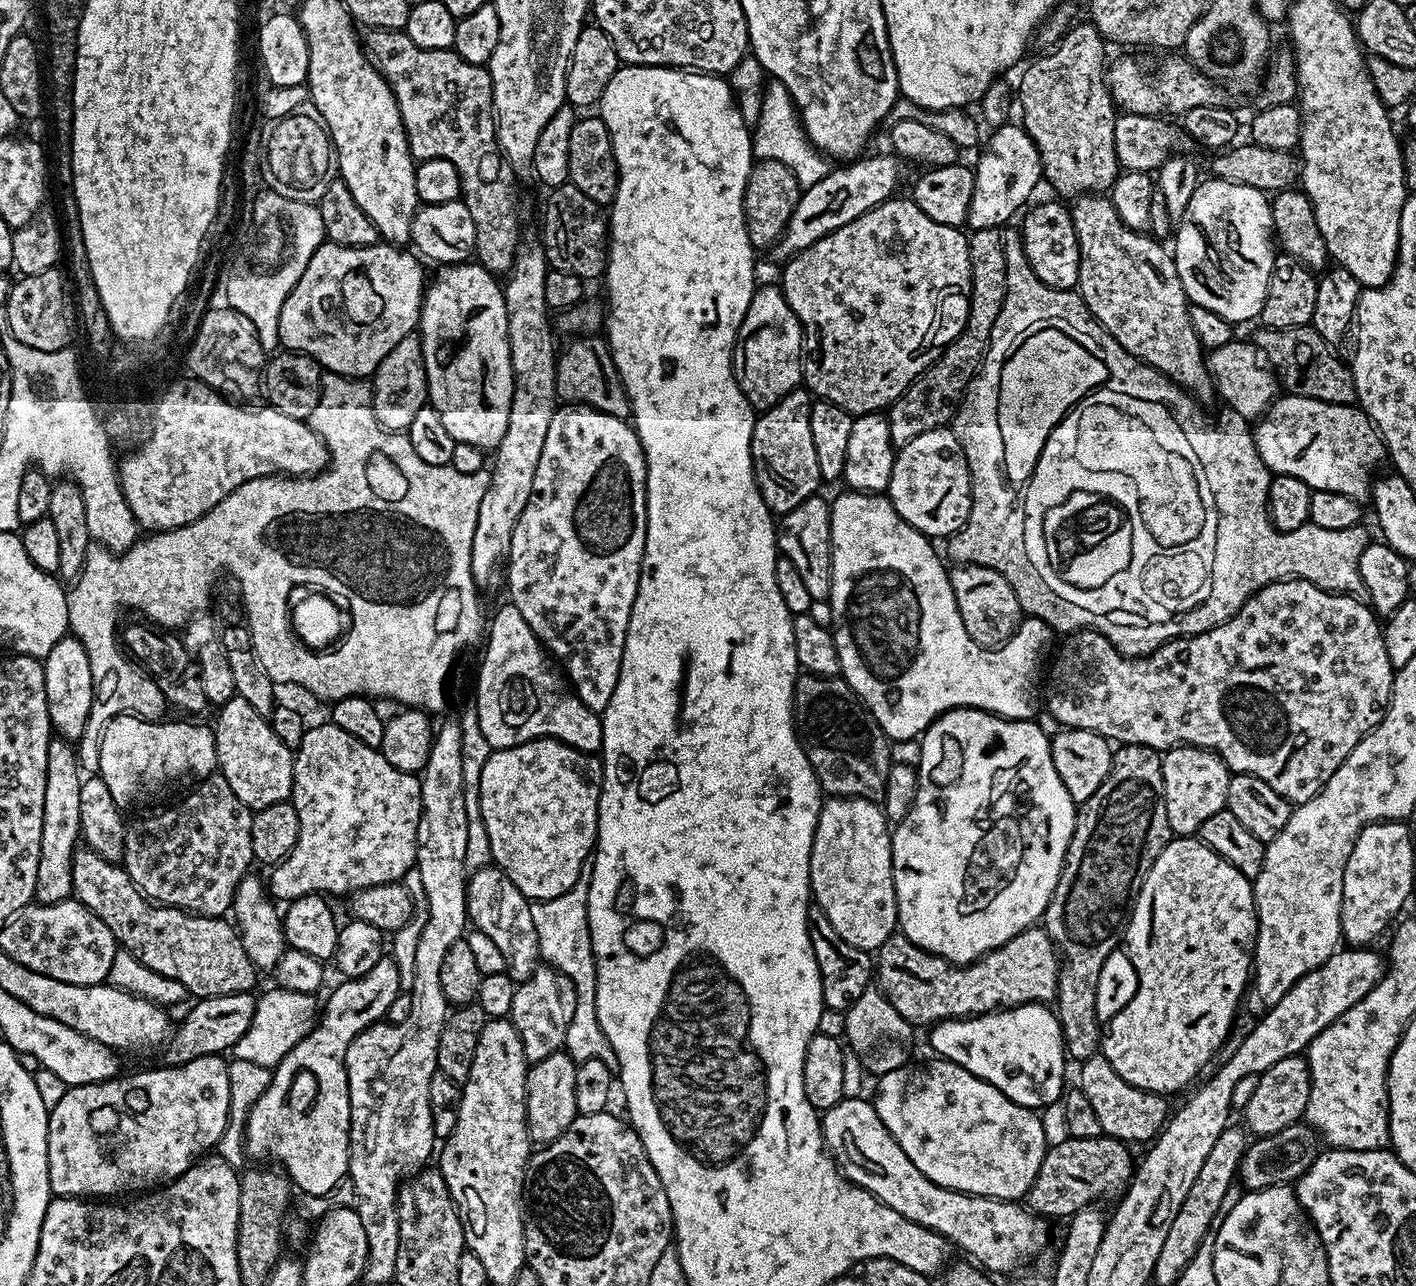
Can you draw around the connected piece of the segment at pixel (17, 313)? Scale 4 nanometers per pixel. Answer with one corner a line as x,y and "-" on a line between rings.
59,267
51,268
50,270
44,271
42,274
34,274
33,276
20,276
19,279
13,283
10,294
8,295
8,303
3,305
8,315
8,321
10,322
10,332
14,334
14,338
18,338
18,342
22,342
26,346
34,346
34,350
46,350
47,352
53,352
54,350
62,350
63,348
69,347
73,342
72,340
72,314
74,318
74,312
71,308
68,309
68,296
64,293
64,276
60,273

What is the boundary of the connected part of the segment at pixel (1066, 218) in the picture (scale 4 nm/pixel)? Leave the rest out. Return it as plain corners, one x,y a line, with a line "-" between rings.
1048,200
1045,204
1033,203
1023,213
1025,216
1022,243
1032,269
1038,274
1038,278
1042,278
1042,282
1046,282
1046,286
1072,290
1080,283
1080,242
1069,205
1056,200

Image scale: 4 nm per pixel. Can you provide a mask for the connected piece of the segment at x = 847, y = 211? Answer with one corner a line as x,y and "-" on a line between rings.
895,155
872,156
869,160
857,158
843,166
833,167
822,178
822,182
814,182
814,186
803,189
798,206
790,218
788,228
783,236
772,245
770,255
779,262
787,261
796,253
814,246
822,238
826,238
834,230
854,222
862,214
866,214
874,206
884,200
893,199
896,183
900,180
900,168

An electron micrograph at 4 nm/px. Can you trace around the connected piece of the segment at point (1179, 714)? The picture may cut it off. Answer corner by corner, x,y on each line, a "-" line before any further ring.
1279,580
1270,586
1266,586
1262,590
1258,590
1255,594
1244,603
1228,619
1218,626
1214,626
1210,630
1206,630
1197,636
1179,636
1177,640
1167,640
1161,648
1153,648
1152,653
1148,656
1126,656
1123,652
1113,646
1103,634
1091,630
1076,631
1063,637
1064,645
1060,648
1060,653
1056,656
1056,661
1052,664
1052,669
1047,669
1046,672
1046,688
1048,684
1048,704
1046,710
1056,719
1057,725
1065,728
1085,728
1091,732
1097,732
1099,736
1104,737
1109,742
1115,742
1117,745
1123,746
1126,744
1141,744
1147,748
1155,748
1157,750
1167,750
1177,746
1191,746
1193,748
1207,748
1209,752
1214,752
1224,760
1224,764
1233,773
1243,774
1246,776
1257,776
1262,778
1262,782
1266,782
1266,786
1270,786
1274,790
1278,790
1278,794
1282,794
1282,798
1286,798
1293,805
1305,804
1310,798
1314,798
1323,789
1324,784
1334,774
1334,770
1338,770
1338,766
1342,766
1342,762
1346,762
1346,758
1350,754
1350,750
1354,750
1354,746
1358,746
1358,742
1362,742
1362,738
1366,733
1374,731
1380,724
1380,719
1384,716
1384,710
1388,706
1388,699
1392,693
1392,677
1394,669
1390,658
1386,654
1384,646
1384,635
1382,633
1382,624
1378,619
1375,611
1365,601
1356,600
1352,596
1346,596
1342,592
1328,592
1325,588
1320,588
1316,584
1310,583
1308,580

